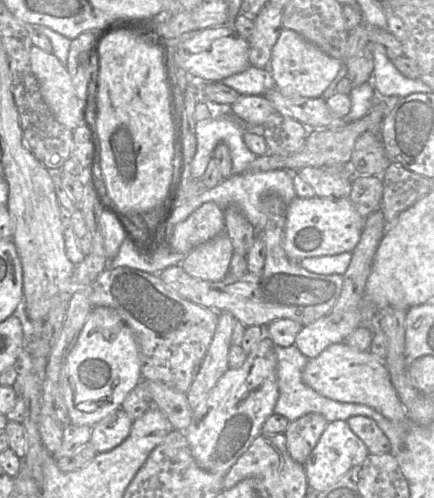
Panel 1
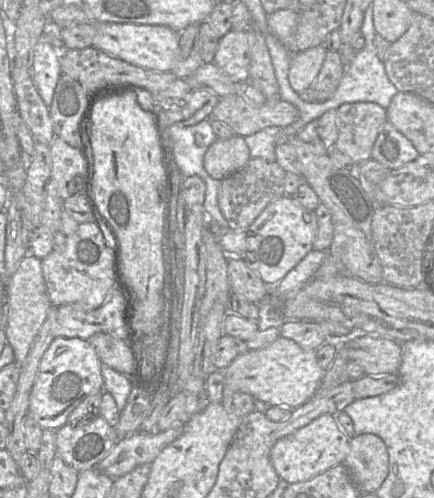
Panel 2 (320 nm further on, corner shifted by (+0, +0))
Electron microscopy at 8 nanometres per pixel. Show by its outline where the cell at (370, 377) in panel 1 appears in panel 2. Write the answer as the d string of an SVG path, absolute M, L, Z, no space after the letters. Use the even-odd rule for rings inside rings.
M282 336L263 348L249 349L237 356L223 372L226 384L231 389L247 393L253 399L262 400L271 406L289 405L293 409L305 403L315 394L325 373L318 364L315 350L304 349L292 339Z

